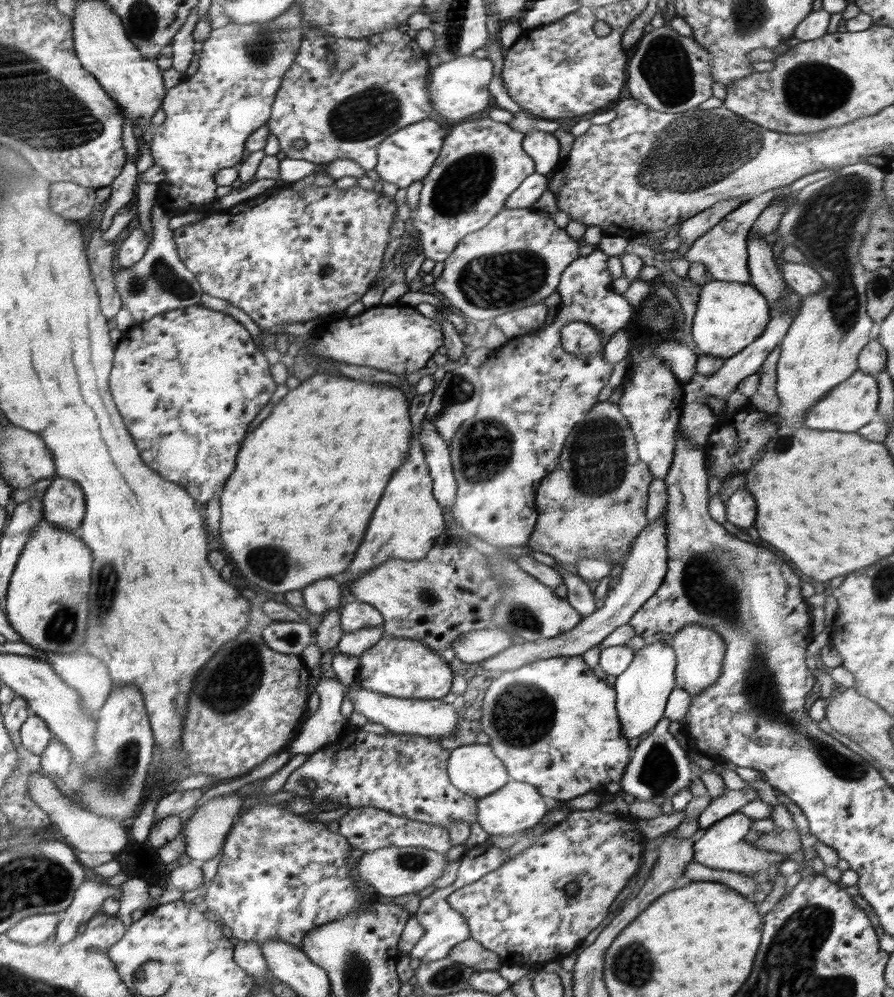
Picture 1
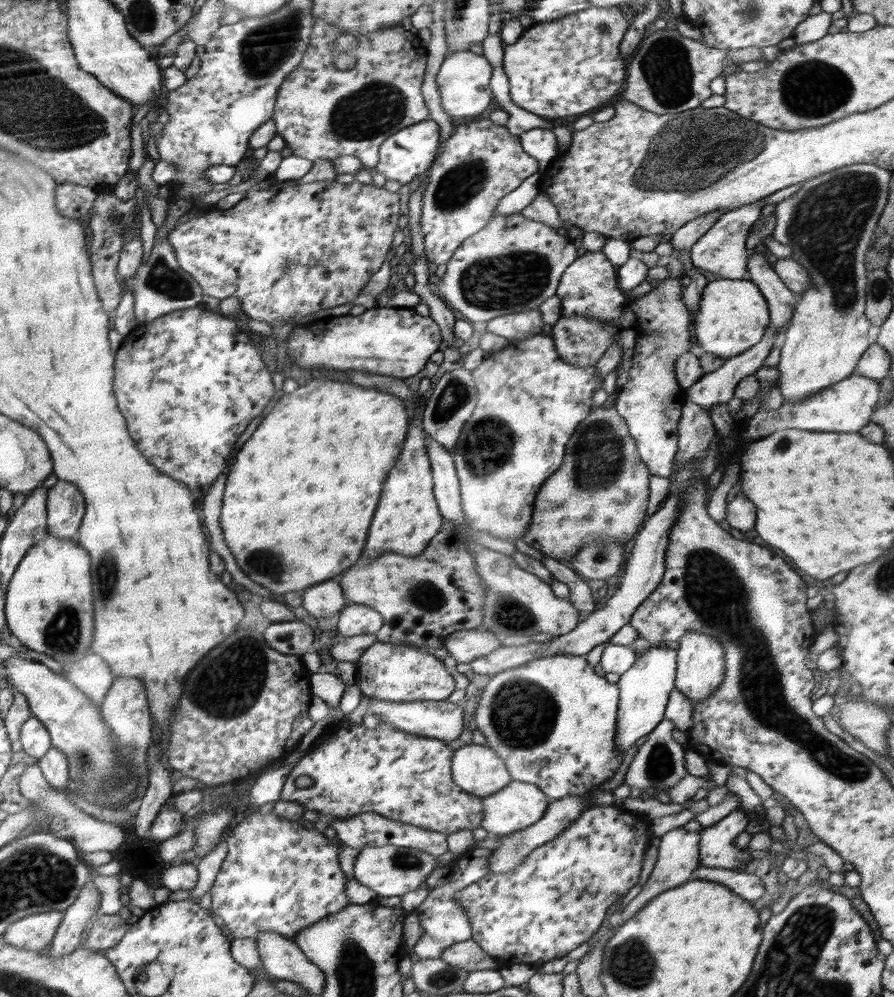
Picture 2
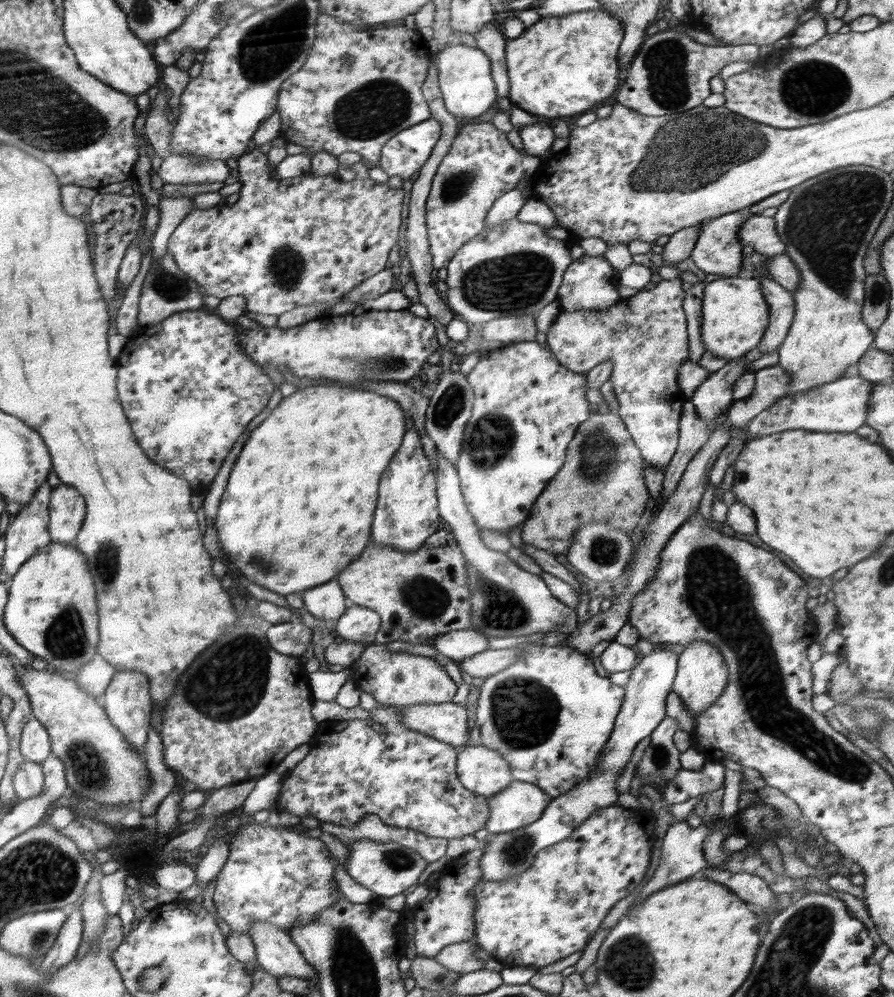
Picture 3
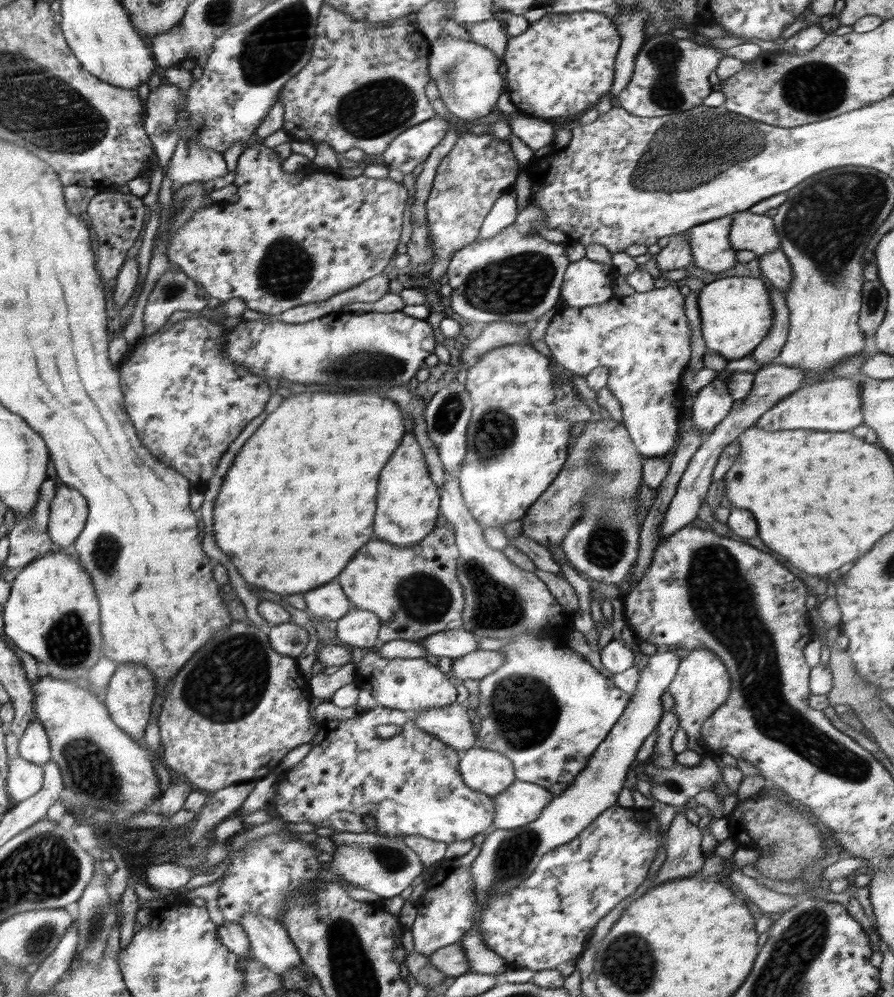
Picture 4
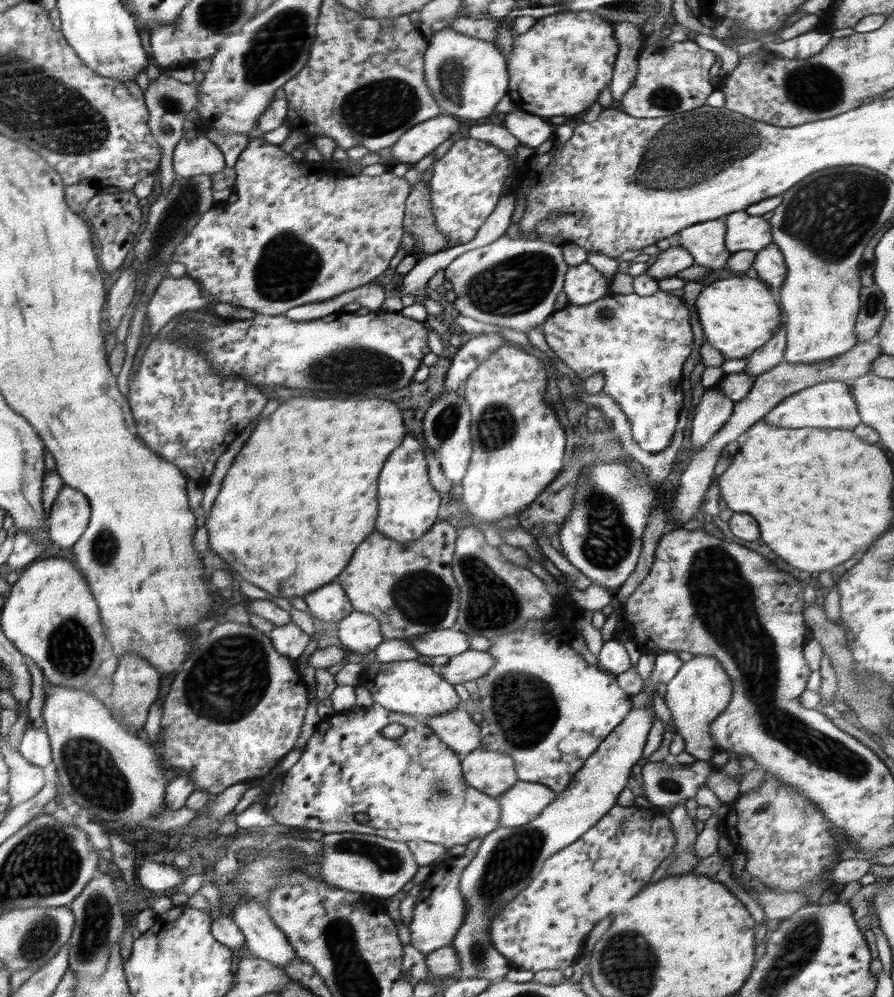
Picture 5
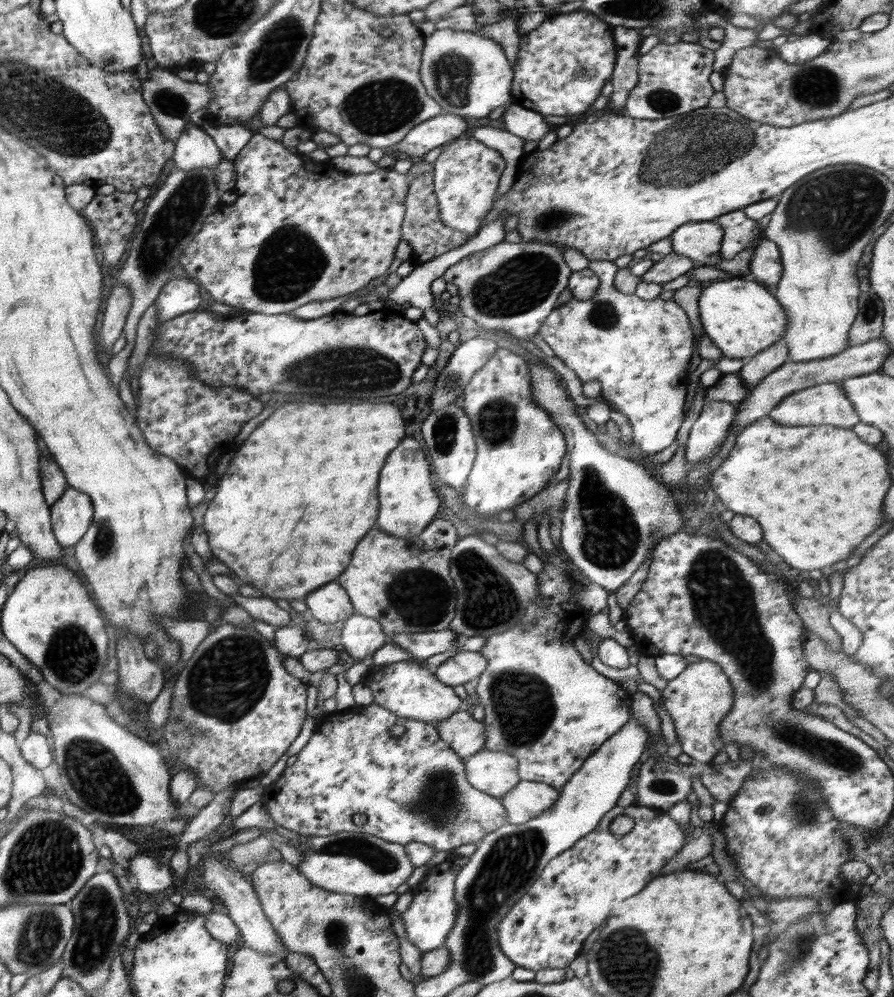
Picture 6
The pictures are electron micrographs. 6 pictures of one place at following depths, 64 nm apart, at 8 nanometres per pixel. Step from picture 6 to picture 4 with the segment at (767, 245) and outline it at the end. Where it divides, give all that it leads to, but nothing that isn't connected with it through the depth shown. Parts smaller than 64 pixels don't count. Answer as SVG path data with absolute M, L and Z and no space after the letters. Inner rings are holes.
M780 248L759 257L759 267L761 275L766 278L765 282L781 291L786 291L791 286L794 275L792 265L784 251Z

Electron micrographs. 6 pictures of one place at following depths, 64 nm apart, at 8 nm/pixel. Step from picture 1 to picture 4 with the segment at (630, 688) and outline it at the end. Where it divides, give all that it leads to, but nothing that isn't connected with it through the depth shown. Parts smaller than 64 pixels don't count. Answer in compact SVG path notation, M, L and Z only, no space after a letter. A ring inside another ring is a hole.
M657 651L650 656L646 667L639 670L640 677L636 689L630 695L630 701L624 713L606 735L604 742L590 756L588 765L578 774L574 784L564 790L560 796L554 797L542 810L540 816L529 825L510 830L492 830L487 833L476 860L470 866L470 875L474 879L476 905L478 905L474 912L474 924L460 938L460 943L464 945L466 959L471 966L468 974L490 974L501 977L508 969L504 958L492 952L482 942L482 936L480 936L480 913L486 908L488 895L502 895L518 887L534 872L544 853L570 842L600 813L617 804L618 794L624 787L627 774L635 766L639 748L657 729L660 718L664 714L662 694L667 691L670 682L676 676L680 661L680 657L673 651Z

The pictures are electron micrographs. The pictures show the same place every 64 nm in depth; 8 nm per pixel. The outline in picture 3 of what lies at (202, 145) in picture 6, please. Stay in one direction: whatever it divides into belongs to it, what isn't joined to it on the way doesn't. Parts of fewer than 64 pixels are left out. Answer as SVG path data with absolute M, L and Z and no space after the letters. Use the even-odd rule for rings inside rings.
M168 155L164 157L158 168L158 178L168 184L194 184L204 182L222 182L230 174L235 173L222 160L202 160L194 162L190 155Z

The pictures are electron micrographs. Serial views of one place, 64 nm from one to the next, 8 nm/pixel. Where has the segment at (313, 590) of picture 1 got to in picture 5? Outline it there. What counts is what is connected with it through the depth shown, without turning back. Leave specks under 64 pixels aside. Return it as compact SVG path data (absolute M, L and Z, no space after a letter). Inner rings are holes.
M330 582L308 593L303 599L308 605L311 617L324 621L328 627L342 621L353 611L350 599L336 582Z

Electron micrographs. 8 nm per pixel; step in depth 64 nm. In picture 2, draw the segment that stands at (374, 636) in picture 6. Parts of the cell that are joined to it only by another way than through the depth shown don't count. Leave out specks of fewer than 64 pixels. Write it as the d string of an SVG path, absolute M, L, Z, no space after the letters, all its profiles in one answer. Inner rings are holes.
M352 604L338 613L338 635L352 636L362 633L377 633L383 626L381 614L370 606Z

